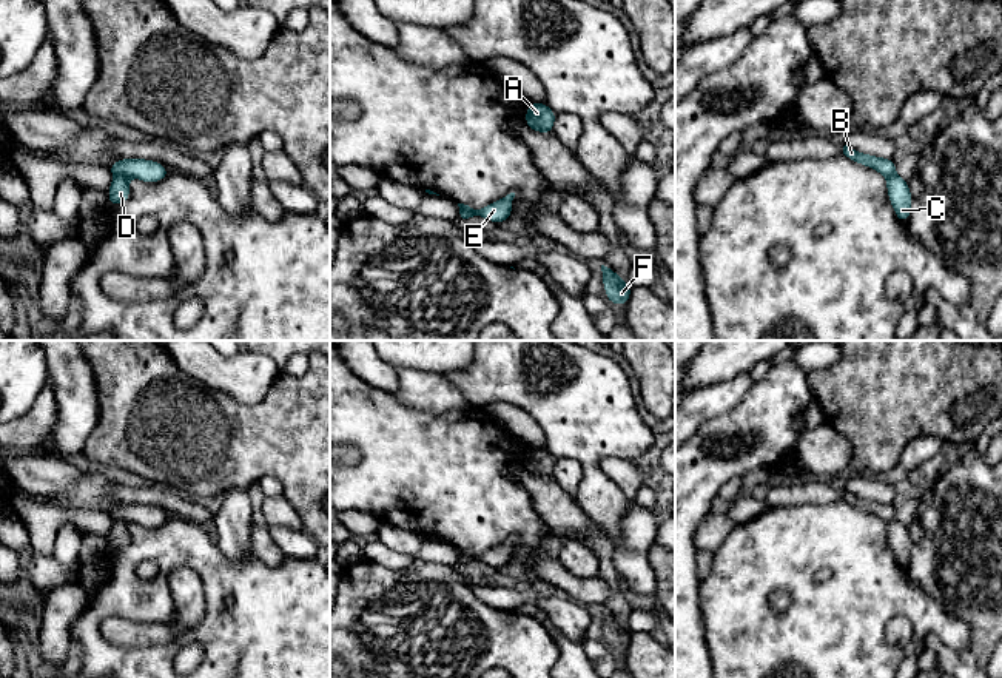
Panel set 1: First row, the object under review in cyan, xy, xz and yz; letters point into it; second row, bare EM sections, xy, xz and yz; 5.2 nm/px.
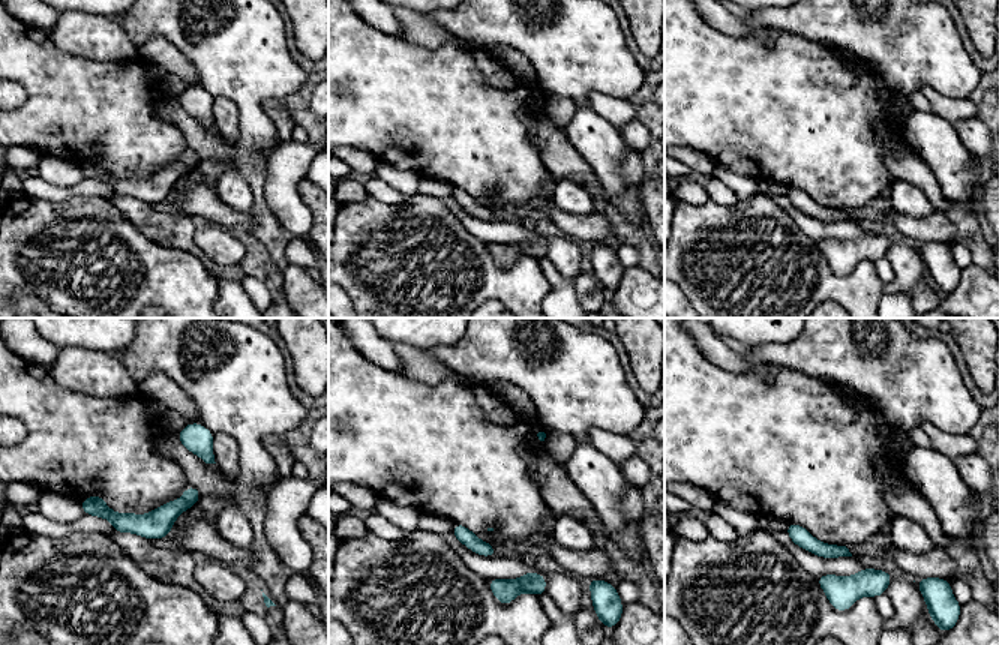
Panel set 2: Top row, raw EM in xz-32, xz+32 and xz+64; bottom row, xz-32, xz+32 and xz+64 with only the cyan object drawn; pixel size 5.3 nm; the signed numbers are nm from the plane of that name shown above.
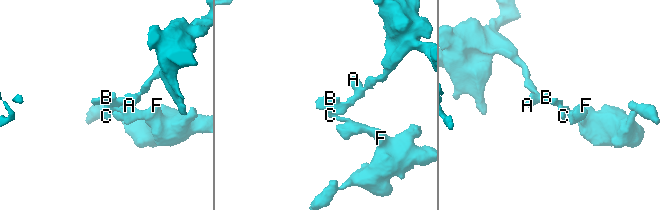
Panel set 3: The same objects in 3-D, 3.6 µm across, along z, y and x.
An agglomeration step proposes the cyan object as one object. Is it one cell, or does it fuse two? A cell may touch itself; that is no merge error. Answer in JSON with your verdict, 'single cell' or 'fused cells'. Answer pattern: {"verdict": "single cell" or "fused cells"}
{"verdict": "fused cells"}

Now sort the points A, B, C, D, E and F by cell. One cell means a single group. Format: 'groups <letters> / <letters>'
groups A B E / C D F

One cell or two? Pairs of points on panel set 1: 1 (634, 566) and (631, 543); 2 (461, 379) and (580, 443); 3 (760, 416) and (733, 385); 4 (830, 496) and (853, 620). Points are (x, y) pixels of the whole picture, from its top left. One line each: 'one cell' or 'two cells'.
1: one cell
2: one cell
3: two cells
4: two cells

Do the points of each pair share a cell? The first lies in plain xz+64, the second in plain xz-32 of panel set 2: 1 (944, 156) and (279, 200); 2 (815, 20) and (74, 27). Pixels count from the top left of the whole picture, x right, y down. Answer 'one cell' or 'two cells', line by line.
1: two cells
2: two cells

